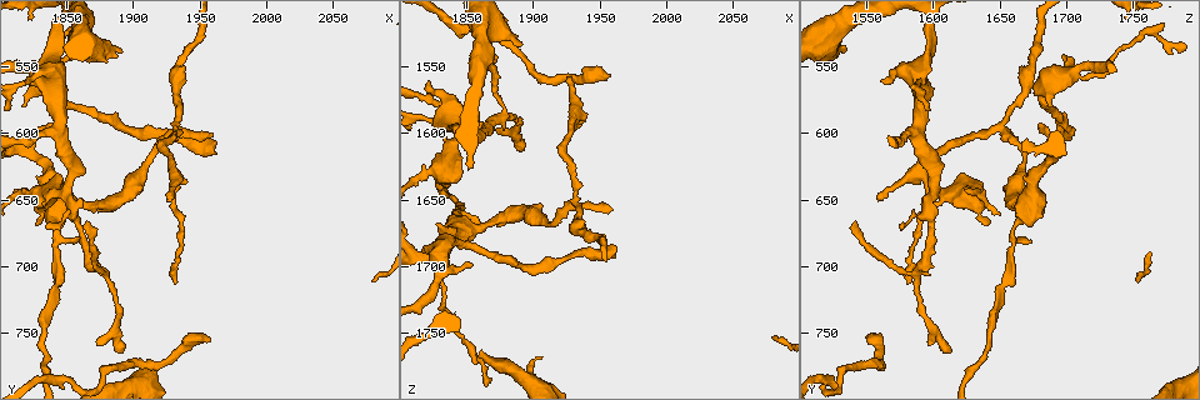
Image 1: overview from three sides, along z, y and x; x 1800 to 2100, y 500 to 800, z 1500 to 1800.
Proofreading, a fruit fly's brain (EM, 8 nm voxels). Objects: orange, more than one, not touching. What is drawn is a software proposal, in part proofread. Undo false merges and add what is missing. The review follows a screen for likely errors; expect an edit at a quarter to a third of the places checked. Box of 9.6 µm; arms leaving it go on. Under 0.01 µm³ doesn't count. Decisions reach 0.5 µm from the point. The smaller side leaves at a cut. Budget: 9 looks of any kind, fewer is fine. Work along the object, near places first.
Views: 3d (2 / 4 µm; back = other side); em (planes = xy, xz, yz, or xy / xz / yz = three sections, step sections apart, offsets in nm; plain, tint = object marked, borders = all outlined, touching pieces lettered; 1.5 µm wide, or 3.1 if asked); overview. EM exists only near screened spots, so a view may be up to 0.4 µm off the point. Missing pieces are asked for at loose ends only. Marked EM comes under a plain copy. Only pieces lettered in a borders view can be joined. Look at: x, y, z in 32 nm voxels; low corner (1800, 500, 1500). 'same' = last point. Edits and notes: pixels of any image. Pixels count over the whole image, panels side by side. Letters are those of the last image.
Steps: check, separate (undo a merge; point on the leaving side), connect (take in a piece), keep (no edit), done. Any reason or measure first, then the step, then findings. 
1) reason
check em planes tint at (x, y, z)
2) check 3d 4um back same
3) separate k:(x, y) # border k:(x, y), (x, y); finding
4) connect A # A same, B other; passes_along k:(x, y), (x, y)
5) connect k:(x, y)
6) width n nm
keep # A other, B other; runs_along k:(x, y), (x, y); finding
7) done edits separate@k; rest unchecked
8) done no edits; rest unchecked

free end
check 3d 2um at (1926, 652, 1560)

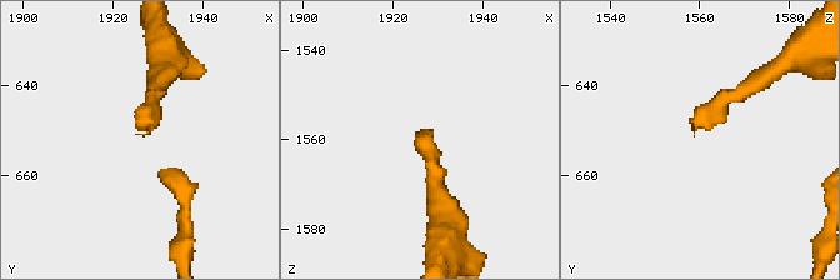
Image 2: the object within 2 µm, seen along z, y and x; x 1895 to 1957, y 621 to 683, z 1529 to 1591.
check em yz step 8 tint at (1926, 651, 1559)

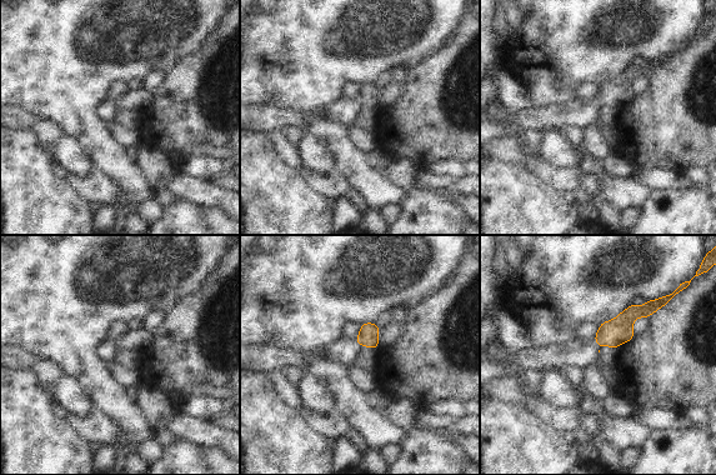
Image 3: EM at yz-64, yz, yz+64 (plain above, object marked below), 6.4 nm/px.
what lies round it
check em yz step 8 borders same

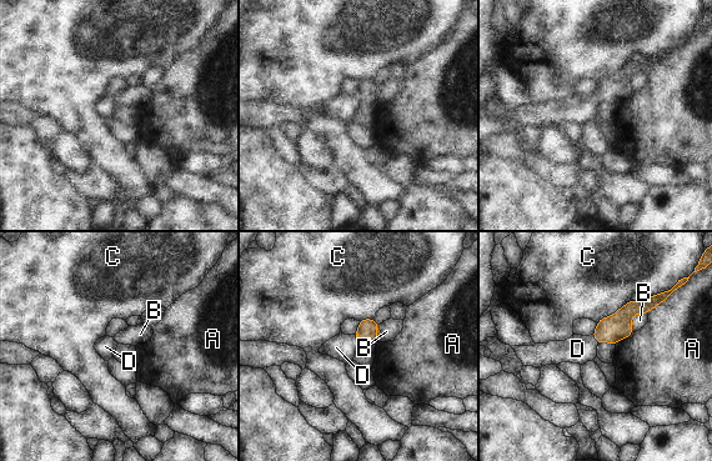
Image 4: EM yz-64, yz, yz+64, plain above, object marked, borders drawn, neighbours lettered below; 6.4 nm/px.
longest_contact C 260 nm
connect D # A other, B other, C other, D same; passes_along 4:(612, 329), (596, 340), (577, 349); the neuron continues

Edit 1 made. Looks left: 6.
redraw
check overview

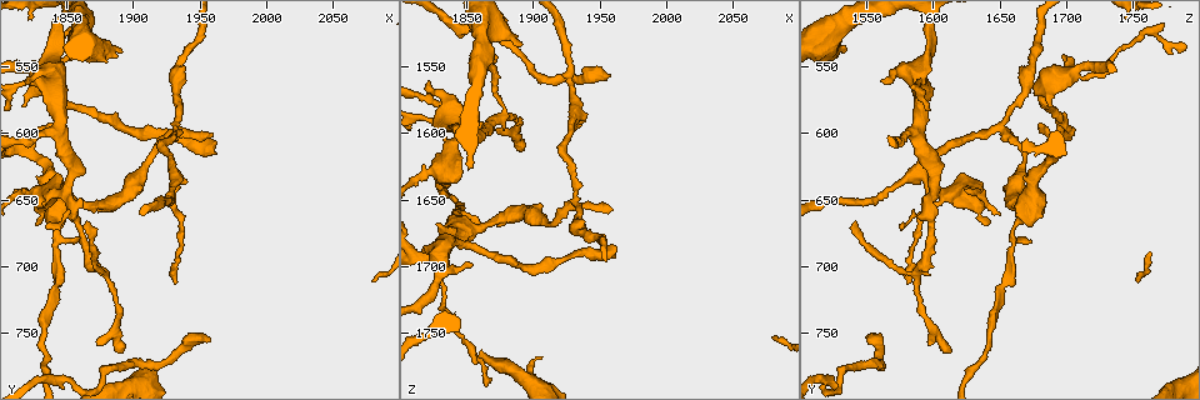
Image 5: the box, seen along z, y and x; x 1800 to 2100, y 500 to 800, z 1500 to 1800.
abrupt turn
check em planes borders at (1930, 598, 1652)

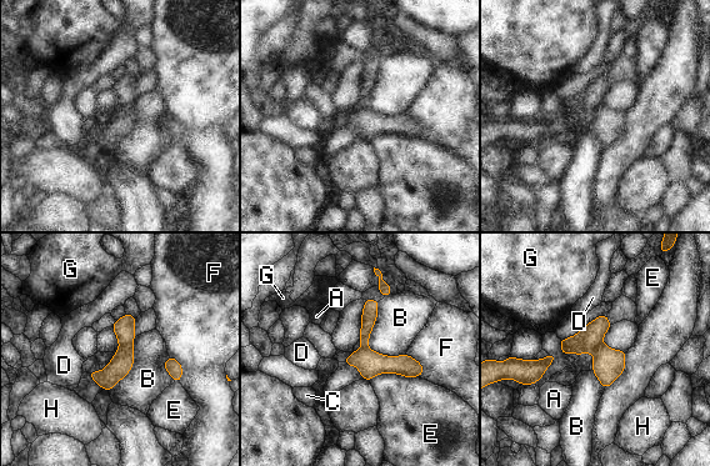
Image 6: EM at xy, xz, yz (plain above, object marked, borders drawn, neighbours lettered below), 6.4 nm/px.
separate 6:(124, 327) # A other, B other, C other, D other, E other, F other, G other, H other; part_leaving 6:(373, 302), (364, 344); two neurons meet here

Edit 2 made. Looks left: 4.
free end
check em planes borders at (1820, 560, 1560)

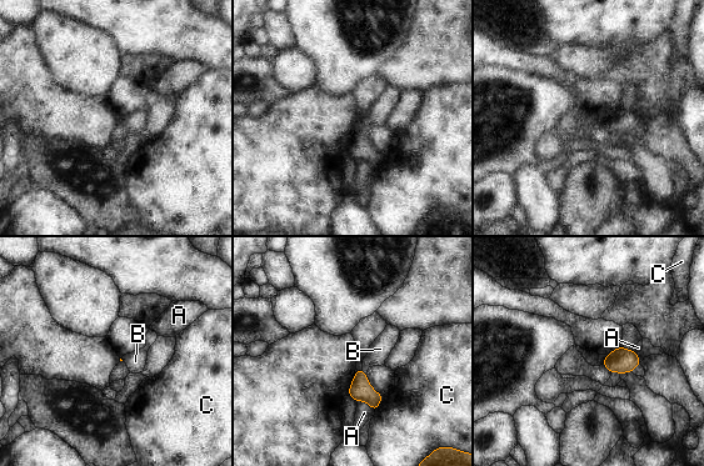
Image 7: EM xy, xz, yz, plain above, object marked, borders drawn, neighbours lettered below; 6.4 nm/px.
connect B # A other, B same, C other; passes_along 7:(360, 390), (364, 372), (380, 349); the neuron continues

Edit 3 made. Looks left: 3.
check overview

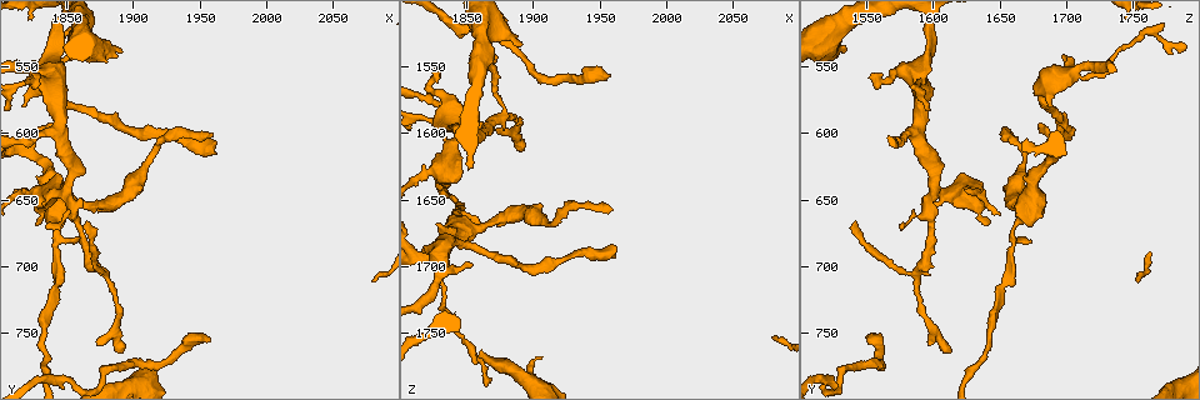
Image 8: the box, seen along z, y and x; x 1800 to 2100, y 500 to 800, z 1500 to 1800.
branch stops here
check em yz step 4 borders at (1892, 764, 1614)

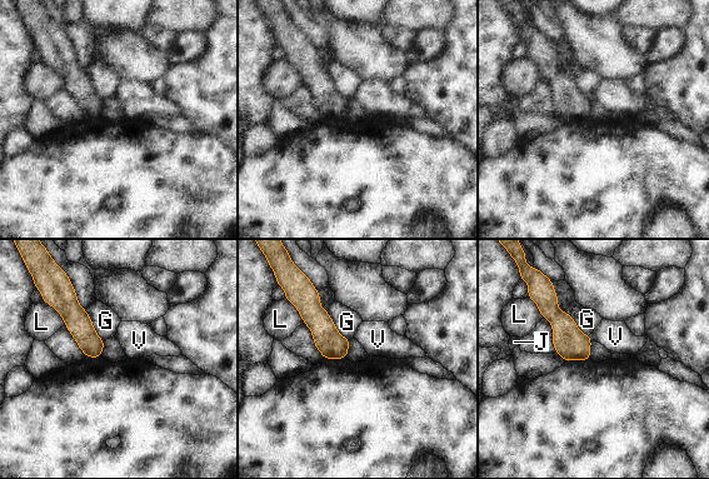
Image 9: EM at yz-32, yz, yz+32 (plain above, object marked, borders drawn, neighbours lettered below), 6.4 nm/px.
keep # G other, J other, L other, V other; border 9:(588, 335), (592, 340); no lettered piece goes on from it

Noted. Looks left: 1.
done edits connect@4, separate@6, connect@7; rest unchecked

